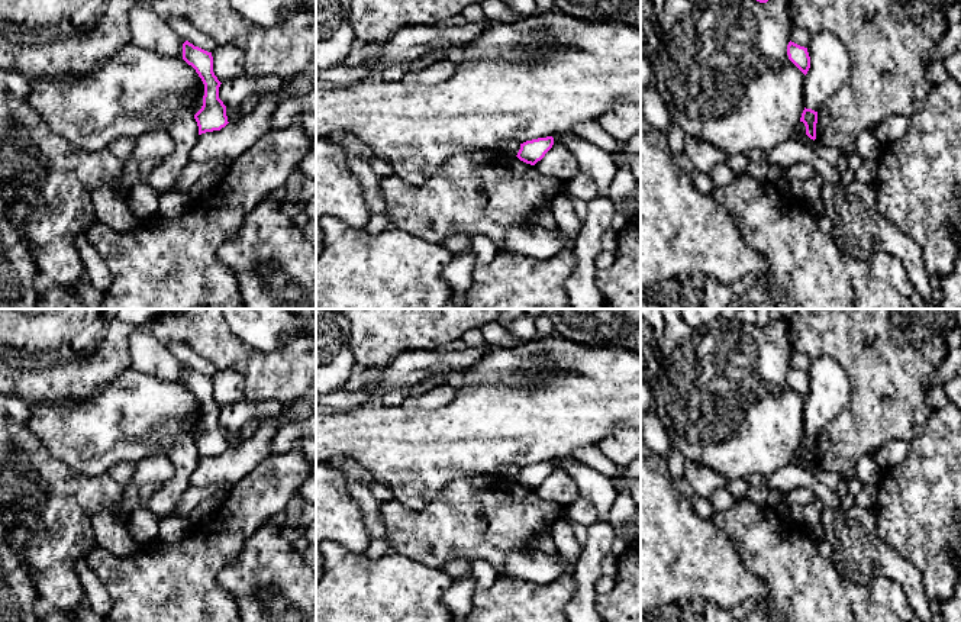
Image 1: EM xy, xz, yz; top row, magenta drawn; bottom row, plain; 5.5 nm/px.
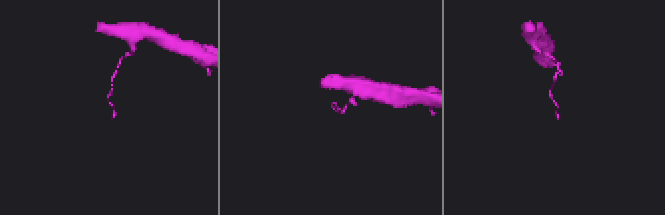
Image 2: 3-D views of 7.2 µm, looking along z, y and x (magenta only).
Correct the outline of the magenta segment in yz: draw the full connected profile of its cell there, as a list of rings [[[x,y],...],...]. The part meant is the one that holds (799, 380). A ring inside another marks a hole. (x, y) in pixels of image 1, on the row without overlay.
[[[790,365],[787,370],[787,380],[789,384],[806,400],[810,393],[810,381],[807,373]]]

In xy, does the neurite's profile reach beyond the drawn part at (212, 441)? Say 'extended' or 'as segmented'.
as segmented

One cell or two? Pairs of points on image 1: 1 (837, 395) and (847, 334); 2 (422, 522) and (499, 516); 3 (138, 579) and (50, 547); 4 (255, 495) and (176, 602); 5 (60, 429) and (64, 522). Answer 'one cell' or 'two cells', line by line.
1: two cells
2: one cell
3: two cells
4: one cell
5: two cells

